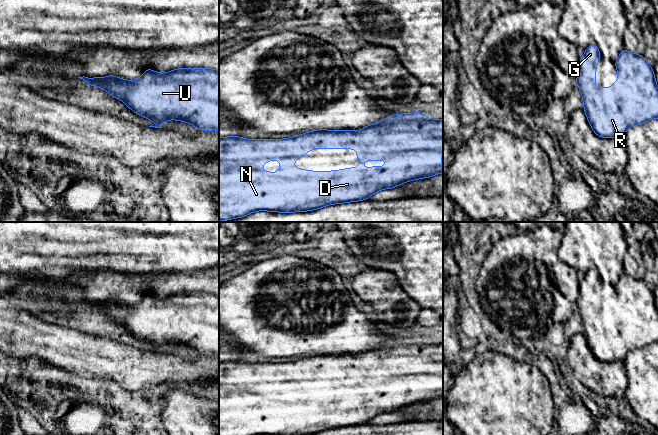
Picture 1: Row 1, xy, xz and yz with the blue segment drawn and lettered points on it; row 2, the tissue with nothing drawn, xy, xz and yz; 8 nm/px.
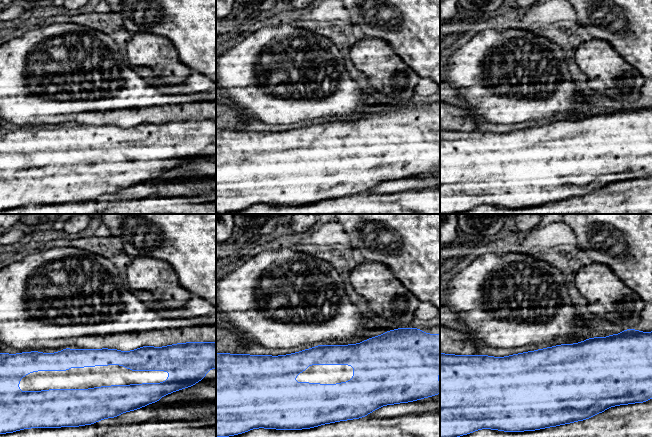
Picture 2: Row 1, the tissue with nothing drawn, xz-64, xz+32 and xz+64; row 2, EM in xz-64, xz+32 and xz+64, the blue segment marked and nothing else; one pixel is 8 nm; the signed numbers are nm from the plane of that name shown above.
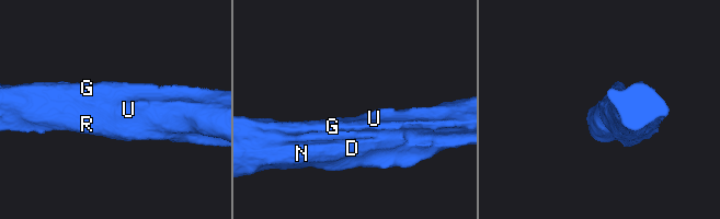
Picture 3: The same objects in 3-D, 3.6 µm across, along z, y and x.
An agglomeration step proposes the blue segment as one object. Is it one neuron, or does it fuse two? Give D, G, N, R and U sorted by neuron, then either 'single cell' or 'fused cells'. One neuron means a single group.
D G N R U; single cell

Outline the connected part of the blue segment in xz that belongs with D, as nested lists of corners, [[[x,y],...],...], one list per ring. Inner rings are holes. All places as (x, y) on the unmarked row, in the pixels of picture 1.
[[[422,336],[390,339],[385,344],[358,355],[330,355],[322,352],[285,363],[245,363],[236,359],[219,361],[219,435],[313,435],[332,428],[364,425],[383,413],[392,413],[405,406],[443,397],[442,377],[443,343],[429,343]],[[312,373],[356,373],[359,391],[334,395],[297,393],[292,386]],[[270,384],[280,385],[279,396],[259,393]],[[368,384],[387,384],[388,388],[381,392],[376,390],[364,392],[361,387]],[[233,387],[242,392],[255,394],[251,397],[238,398],[238,393],[232,389]]]

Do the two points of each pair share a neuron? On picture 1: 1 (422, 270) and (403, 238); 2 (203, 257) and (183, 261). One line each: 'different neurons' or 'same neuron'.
1: same neuron
2: same neuron

